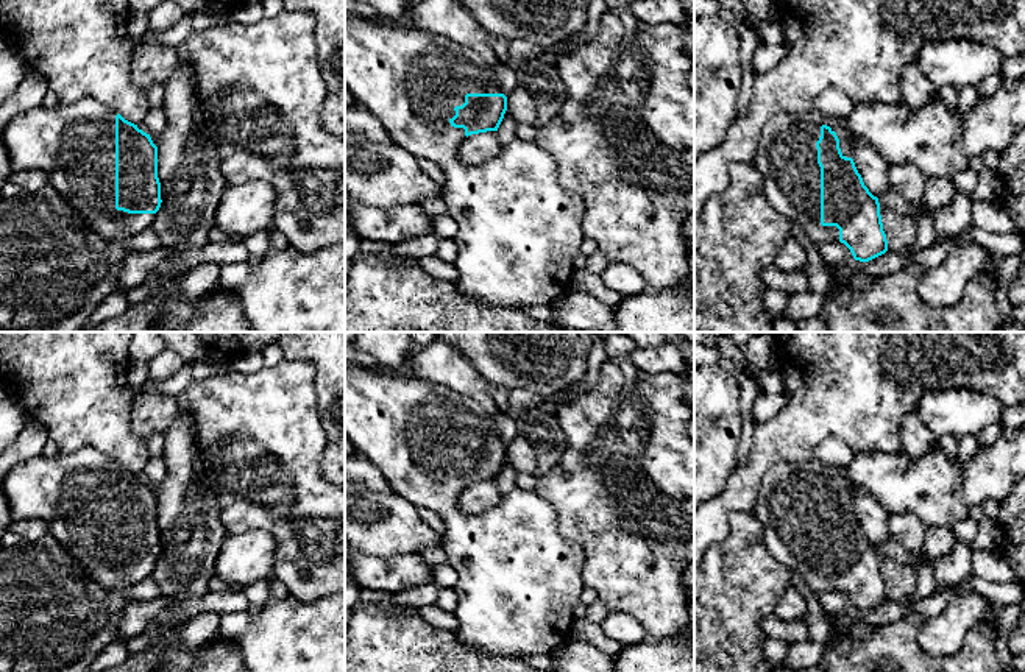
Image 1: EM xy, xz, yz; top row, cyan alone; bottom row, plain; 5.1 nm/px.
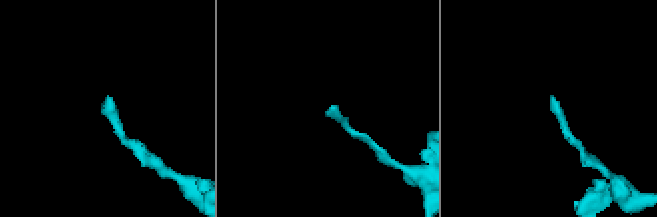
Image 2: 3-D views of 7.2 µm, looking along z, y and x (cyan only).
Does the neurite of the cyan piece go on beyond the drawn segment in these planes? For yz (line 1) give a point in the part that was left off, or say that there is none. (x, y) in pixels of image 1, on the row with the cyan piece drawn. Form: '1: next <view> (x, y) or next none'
1: next yz (936, 139)

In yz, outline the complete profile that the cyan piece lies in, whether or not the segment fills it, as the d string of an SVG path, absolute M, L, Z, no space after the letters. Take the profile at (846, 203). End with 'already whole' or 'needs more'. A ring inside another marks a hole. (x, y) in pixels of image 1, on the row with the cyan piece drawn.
M1025 76L1002 80L992 97L978 98L964 115L959 115L955 108L944 106L936 98L916 112L910 112L902 103L886 104L875 100L855 103L853 111L844 117L825 115L816 108L805 114L779 112L761 128L754 165L763 178L764 195L771 206L791 223L799 225L814 245L841 242L850 249L855 260L869 262L888 251L888 240L883 231L878 198L864 186L852 159L858 139L869 142L889 165L914 164L927 178L952 178L969 168L972 156L1005 150L1020 129L1025 129Z; needs more

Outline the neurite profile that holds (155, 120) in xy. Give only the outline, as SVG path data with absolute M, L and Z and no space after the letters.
M150 108L144 123L147 125L150 134L161 137L167 126L167 118L162 109Z

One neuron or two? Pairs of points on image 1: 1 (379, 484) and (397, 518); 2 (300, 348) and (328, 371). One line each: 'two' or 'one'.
1: two
2: one

